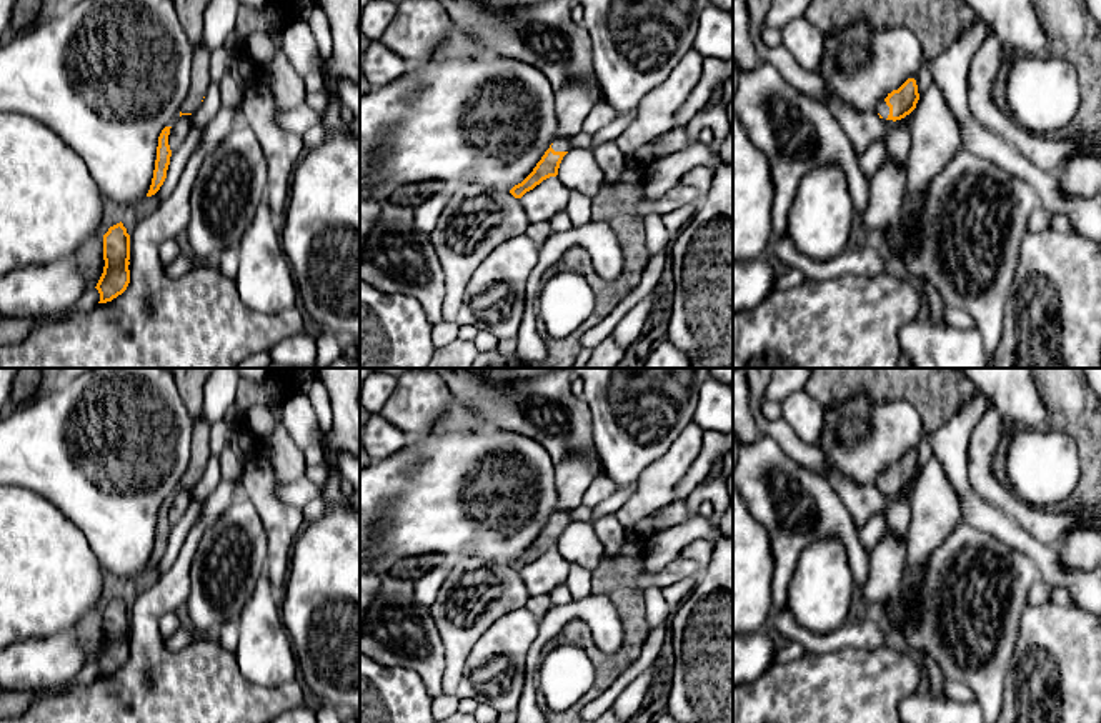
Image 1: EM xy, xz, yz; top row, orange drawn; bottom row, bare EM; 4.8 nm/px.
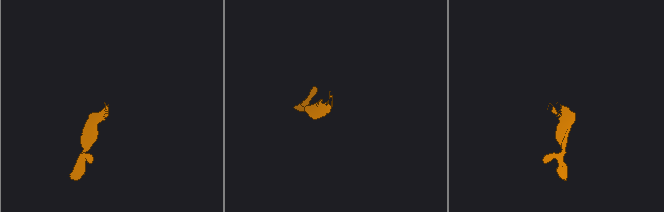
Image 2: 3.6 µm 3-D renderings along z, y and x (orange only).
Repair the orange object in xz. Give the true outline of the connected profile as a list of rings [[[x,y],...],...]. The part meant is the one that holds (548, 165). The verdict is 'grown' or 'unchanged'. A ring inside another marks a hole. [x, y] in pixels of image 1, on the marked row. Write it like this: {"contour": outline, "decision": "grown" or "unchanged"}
{"contour": [[[556,138],[536,163],[533,172],[521,183],[515,185],[510,193],[515,198],[521,198],[526,192],[533,190],[543,180],[556,177],[560,163],[570,150],[570,138]]], "decision": "grown"}

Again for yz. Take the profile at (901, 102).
{"contour": [[[908,78],[898,90],[888,93],[888,97],[876,105],[876,113],[883,120],[896,122],[909,115],[916,108],[918,100],[916,80]]], "decision": "grown"}

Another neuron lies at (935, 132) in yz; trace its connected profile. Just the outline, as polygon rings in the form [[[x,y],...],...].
[[[934,82],[916,103],[909,133],[909,155],[904,172],[906,190],[899,223],[906,237],[921,232],[926,188],[963,147],[959,123]]]

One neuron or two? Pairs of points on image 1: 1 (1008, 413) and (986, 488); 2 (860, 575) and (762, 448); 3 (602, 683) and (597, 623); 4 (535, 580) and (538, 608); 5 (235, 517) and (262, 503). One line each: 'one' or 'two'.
1: one
2: one
3: two
4: two
5: two

